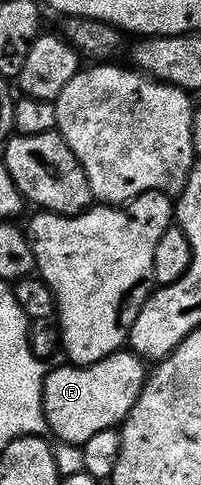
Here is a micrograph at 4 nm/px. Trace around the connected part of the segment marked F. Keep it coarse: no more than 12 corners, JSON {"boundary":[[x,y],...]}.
{"boundary":[[119,350],[95,364],[51,367],[47,429],[82,446],[121,425],[146,381]]}

